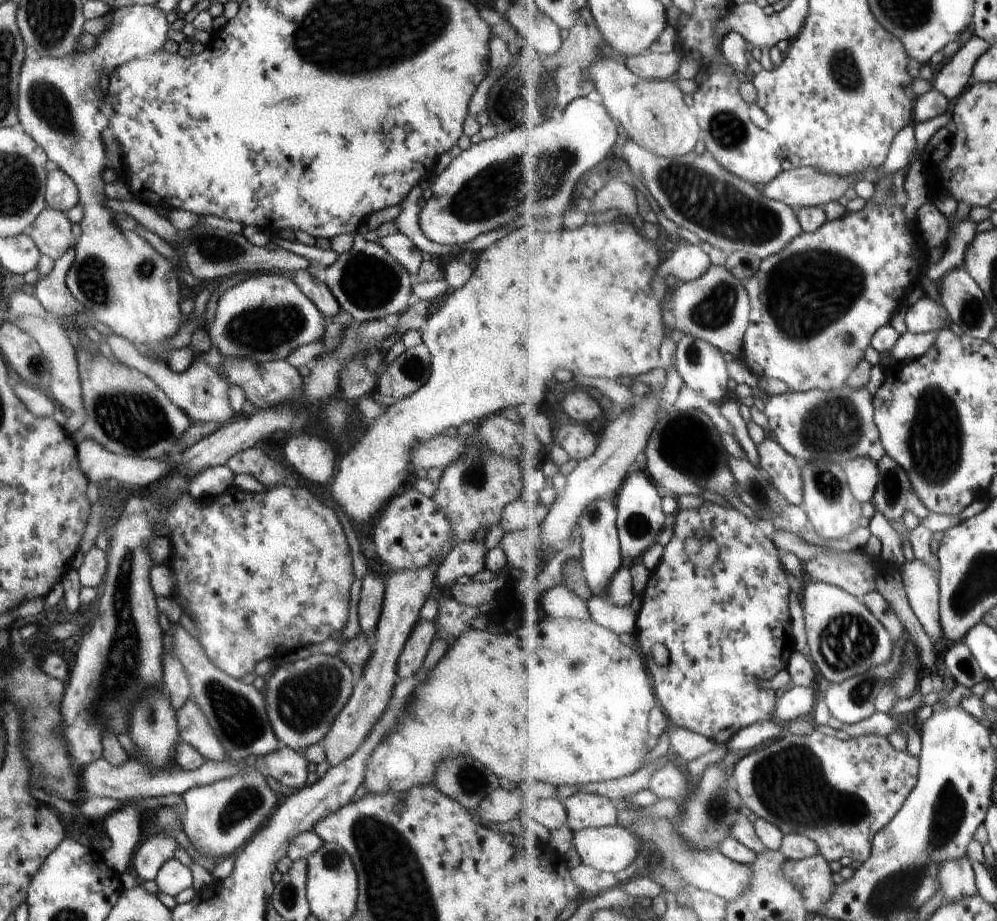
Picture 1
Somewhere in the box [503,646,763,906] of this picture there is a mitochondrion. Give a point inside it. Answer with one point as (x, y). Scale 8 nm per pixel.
(716, 808)

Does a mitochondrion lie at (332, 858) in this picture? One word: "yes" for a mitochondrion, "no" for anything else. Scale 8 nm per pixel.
yes

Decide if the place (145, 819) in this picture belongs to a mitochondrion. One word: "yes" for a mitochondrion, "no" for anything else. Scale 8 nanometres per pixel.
no

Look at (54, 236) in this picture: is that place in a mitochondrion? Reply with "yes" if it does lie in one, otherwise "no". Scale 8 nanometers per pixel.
no

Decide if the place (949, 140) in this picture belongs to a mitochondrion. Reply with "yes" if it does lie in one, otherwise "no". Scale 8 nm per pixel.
no

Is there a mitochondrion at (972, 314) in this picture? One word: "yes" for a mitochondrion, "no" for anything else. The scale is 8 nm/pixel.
yes

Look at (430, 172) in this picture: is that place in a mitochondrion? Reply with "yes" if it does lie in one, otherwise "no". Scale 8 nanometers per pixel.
no

